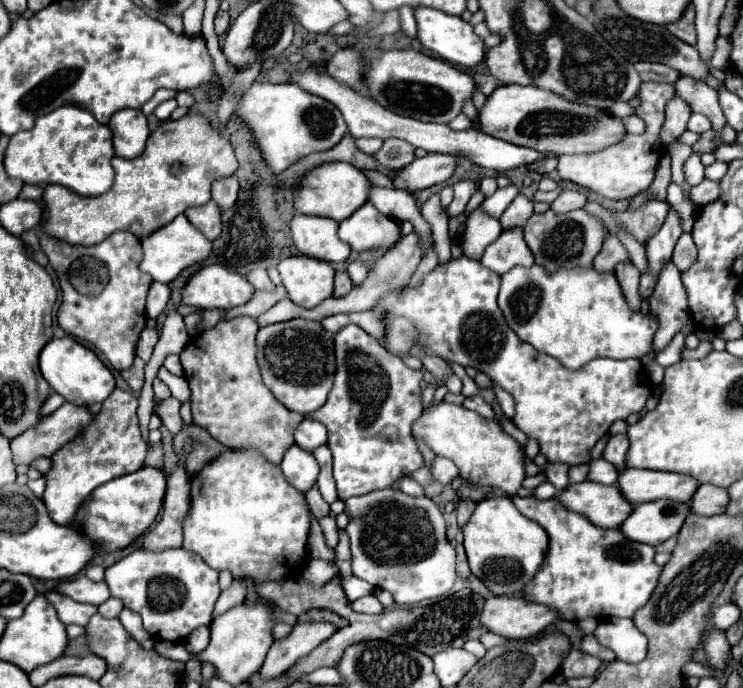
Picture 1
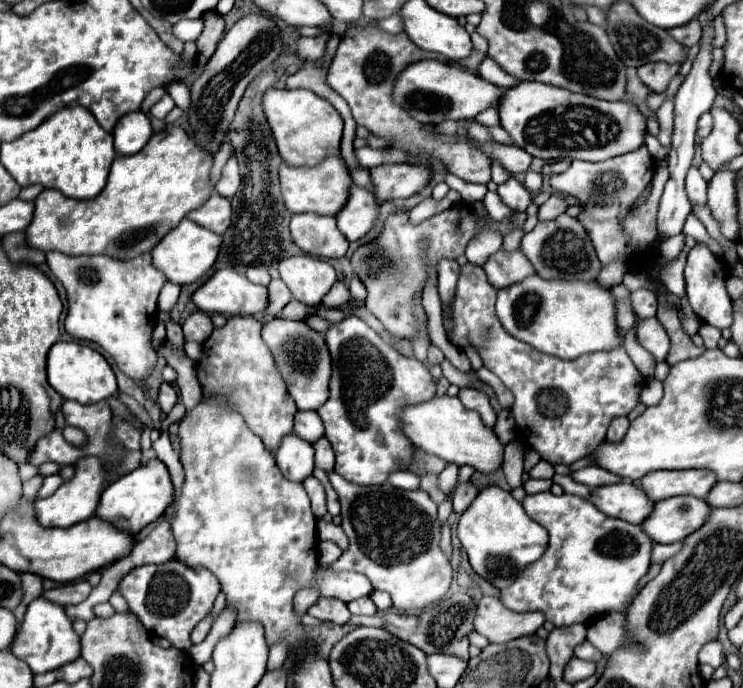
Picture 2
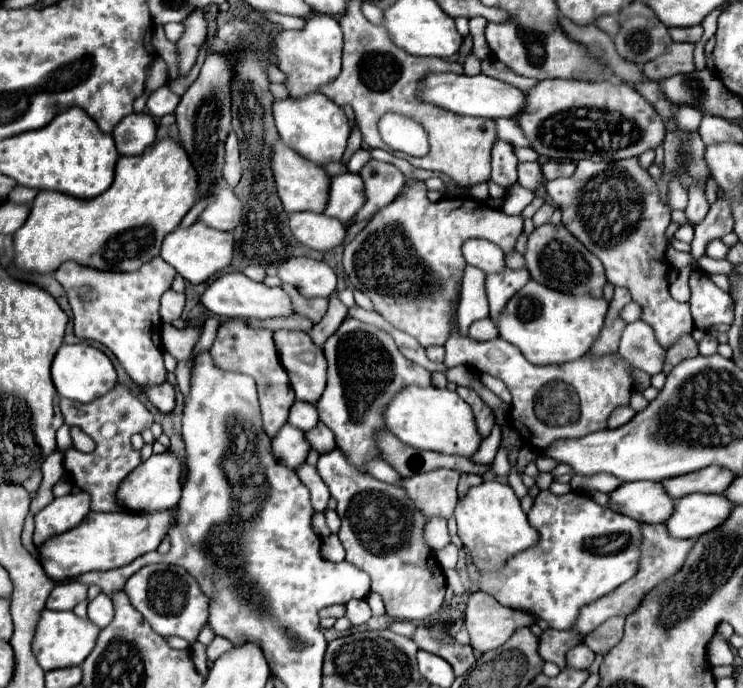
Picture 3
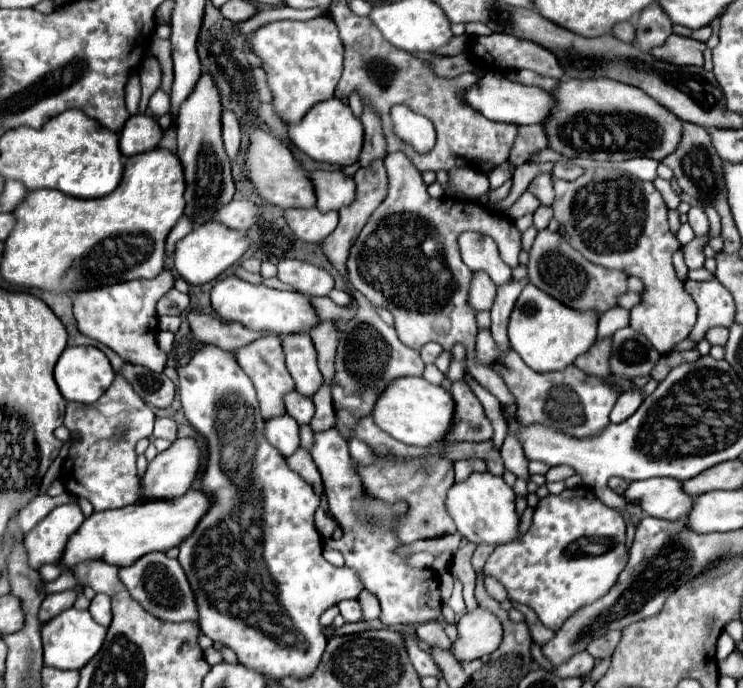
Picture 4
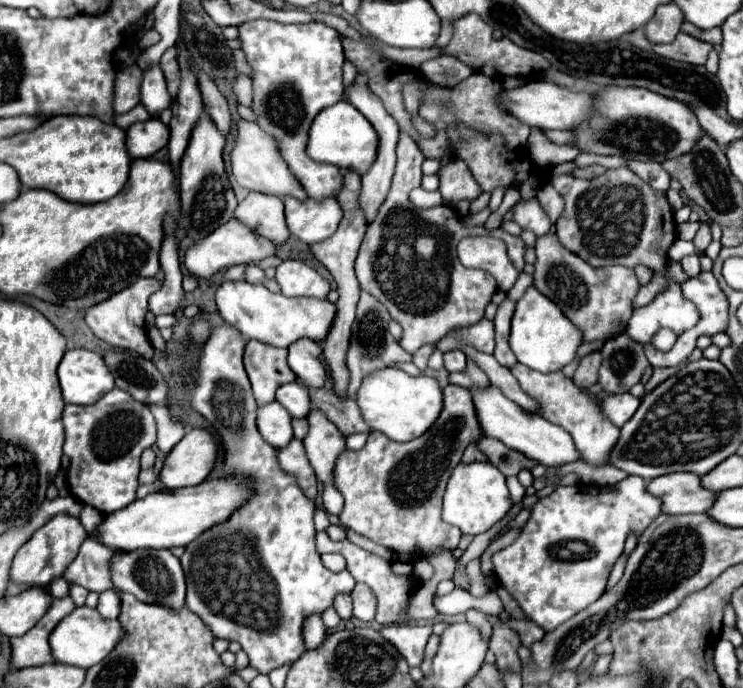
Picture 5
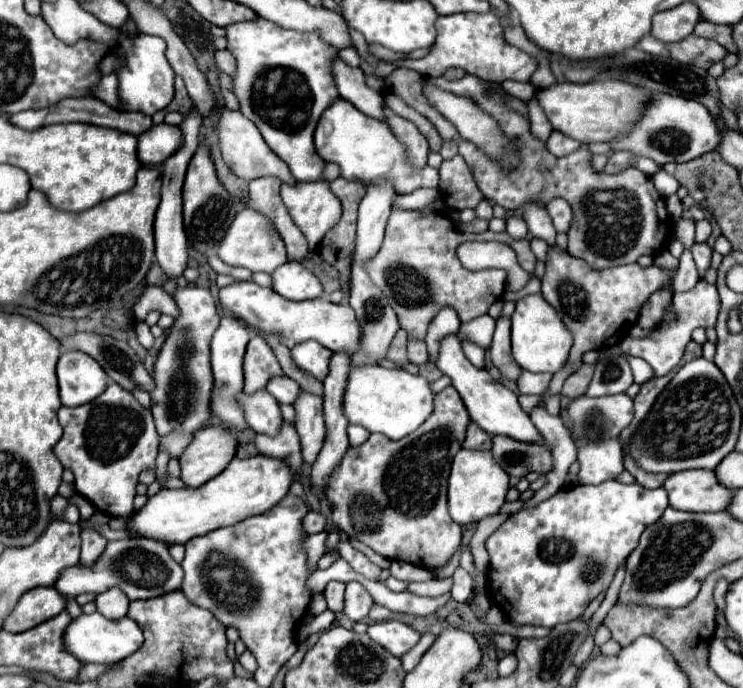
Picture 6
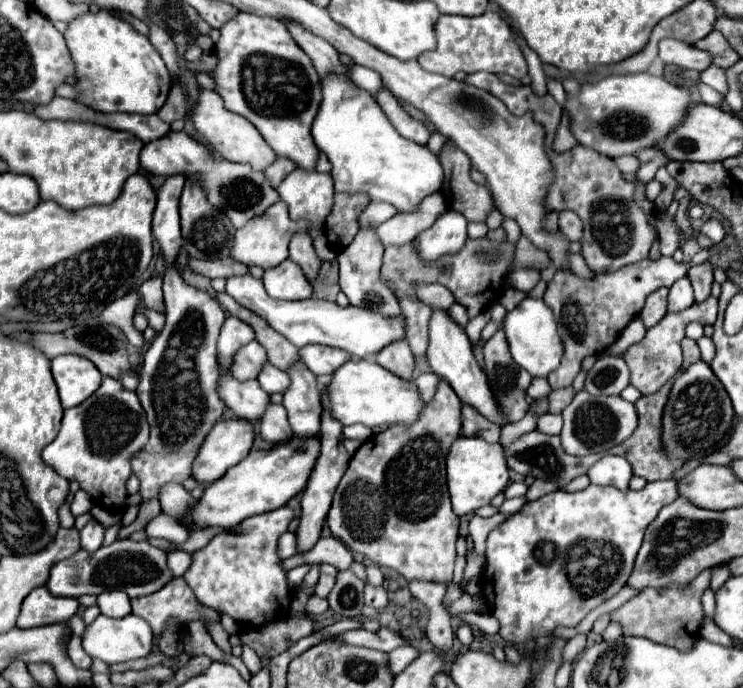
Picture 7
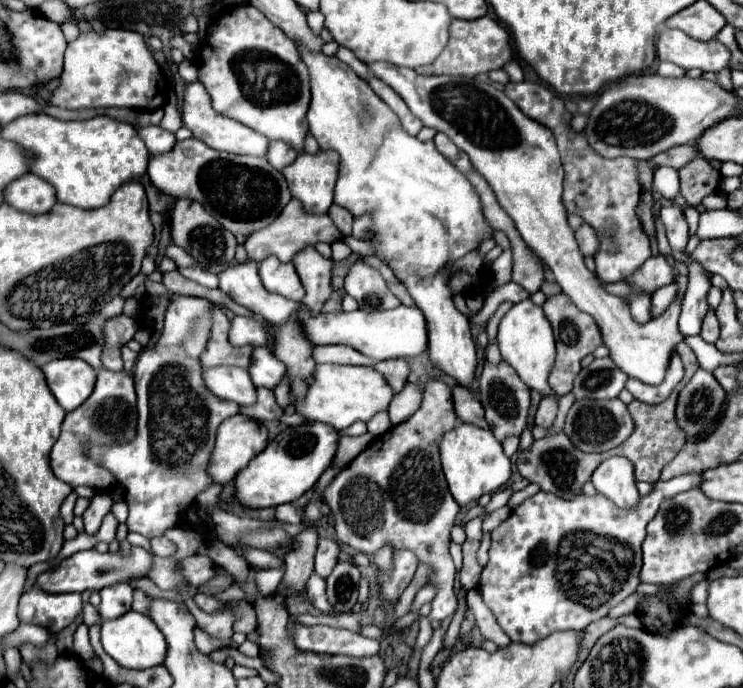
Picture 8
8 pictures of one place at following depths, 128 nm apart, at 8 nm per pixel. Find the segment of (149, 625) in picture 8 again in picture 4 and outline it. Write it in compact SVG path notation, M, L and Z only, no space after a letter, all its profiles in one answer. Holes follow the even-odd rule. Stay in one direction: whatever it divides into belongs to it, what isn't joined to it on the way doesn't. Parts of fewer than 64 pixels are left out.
M70 608L62 614L58 614L56 618L52 618L50 622L46 622L42 626L42 644L44 644L44 664L46 666L54 666L54 668L72 668L72 670L80 670L88 664L88 660L92 660L96 656L96 652L100 650L100 646L104 644L108 628L100 626L88 610L76 610Z

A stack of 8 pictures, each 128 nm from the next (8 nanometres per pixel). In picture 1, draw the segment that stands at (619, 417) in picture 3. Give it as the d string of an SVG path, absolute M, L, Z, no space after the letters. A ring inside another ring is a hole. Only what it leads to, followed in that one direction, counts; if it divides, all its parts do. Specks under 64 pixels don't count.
M610 434L608 438L608 446L604 450L604 460L612 462L618 470L622 470L624 460L626 460L626 452L628 452L628 436L626 434Z

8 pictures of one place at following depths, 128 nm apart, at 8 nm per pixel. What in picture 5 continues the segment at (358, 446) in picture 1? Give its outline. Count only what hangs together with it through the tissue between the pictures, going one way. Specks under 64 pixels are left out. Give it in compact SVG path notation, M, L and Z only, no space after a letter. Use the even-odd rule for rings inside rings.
M362 290L360 294L360 302L358 302L358 310L356 310L356 320L352 326L352 340L350 340L350 350L348 350L348 370L350 370L350 386L348 386L348 396L354 400L358 386L362 384L364 376L368 376L374 370L382 370L388 368L396 362L412 362L412 356L402 350L398 346L398 342L392 338L392 334L388 332L388 322L390 322L390 314L388 310L376 302L376 298L372 298L372 294L368 294L366 290Z

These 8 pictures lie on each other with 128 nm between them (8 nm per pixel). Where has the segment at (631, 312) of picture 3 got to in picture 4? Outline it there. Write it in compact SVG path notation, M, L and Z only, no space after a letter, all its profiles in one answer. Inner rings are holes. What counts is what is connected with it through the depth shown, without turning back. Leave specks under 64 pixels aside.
M612 308L606 314L602 314L600 324L598 324L598 340L604 340L606 336L612 336L618 328L628 326L630 322L630 312L624 308Z

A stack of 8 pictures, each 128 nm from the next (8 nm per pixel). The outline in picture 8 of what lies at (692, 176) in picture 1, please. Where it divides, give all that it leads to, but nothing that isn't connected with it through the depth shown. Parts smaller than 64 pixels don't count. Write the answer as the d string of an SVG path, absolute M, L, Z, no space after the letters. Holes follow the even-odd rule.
M692 260L690 264L690 276L688 276L688 290L682 300L682 312L680 312L680 332L684 336L694 336L700 334L702 320L708 312L706 304L706 292L710 288L708 274L704 268Z

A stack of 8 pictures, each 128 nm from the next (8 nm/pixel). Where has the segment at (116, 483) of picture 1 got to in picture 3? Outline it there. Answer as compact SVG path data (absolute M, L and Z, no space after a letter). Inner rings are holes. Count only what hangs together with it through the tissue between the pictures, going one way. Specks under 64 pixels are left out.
M166 450L162 454L152 454L130 476L124 478L124 482L118 488L118 502L120 506L132 512L158 512L158 510L176 508L182 494L180 478L182 478L182 462L172 450Z

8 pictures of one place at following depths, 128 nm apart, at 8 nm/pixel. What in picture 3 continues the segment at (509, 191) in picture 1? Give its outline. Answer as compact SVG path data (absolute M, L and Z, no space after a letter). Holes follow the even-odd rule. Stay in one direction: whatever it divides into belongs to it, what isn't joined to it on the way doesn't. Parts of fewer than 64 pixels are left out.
M514 184L514 186L510 186L510 196L504 202L502 212L506 212L506 214L520 214L532 200L534 200L534 192L522 188L520 184Z

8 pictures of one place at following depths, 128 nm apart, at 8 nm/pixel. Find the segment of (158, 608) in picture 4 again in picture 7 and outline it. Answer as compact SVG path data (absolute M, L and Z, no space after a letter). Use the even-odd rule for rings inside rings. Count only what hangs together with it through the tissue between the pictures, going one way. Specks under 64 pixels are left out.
M116 540L114 544L102 546L96 552L80 548L74 556L54 564L46 588L54 596L70 596L70 598L78 598L82 594L100 594L104 590L124 590L130 598L136 598L160 590L170 580L172 572L166 566L164 550L152 546L150 542Z

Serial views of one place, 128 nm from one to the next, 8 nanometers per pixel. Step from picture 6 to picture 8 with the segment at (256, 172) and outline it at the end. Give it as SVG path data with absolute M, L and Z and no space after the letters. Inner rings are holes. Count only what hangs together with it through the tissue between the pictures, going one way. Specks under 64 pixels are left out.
M192 82L192 84L186 84L184 88L184 102L182 102L182 122L184 126L194 134L194 138L202 140L204 144L212 146L214 150L220 150L220 152L230 152L230 154L250 154L250 156L266 156L266 150L268 150L268 140L258 134L258 132L252 132L248 126L236 122L236 120L230 120L230 118L224 118L220 114L216 114L212 110L212 102L210 102L210 96L208 92L204 90L204 86L200 82Z

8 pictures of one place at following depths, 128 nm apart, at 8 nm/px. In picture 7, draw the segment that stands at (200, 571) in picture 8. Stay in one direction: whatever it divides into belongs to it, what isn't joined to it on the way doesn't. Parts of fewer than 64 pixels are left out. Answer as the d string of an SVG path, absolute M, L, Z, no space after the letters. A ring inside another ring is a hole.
M178 550L178 552L168 554L168 568L172 570L174 576L182 576L190 564L192 564L192 556L188 552Z

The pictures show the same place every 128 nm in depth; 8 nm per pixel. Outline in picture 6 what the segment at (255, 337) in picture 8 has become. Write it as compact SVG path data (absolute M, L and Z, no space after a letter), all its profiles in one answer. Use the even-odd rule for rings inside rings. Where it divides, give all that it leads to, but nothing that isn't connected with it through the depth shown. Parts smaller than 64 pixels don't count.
M224 316L220 322L220 328L216 330L214 338L212 338L212 372L214 372L214 390L212 390L212 412L224 420L234 432L242 432L244 428L248 428L246 420L244 420L244 412L242 408L236 404L236 394L242 392L242 358L244 358L244 350L246 344L250 340L250 330L238 322L232 316Z

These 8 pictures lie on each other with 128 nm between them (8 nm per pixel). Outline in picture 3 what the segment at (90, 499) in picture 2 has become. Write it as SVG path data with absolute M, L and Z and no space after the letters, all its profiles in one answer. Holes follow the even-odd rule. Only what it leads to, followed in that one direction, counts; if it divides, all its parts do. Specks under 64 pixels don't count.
M72 492L68 496L56 498L34 518L36 520L34 544L40 546L62 532L76 528L86 518L88 512L90 512L90 496L86 492Z

